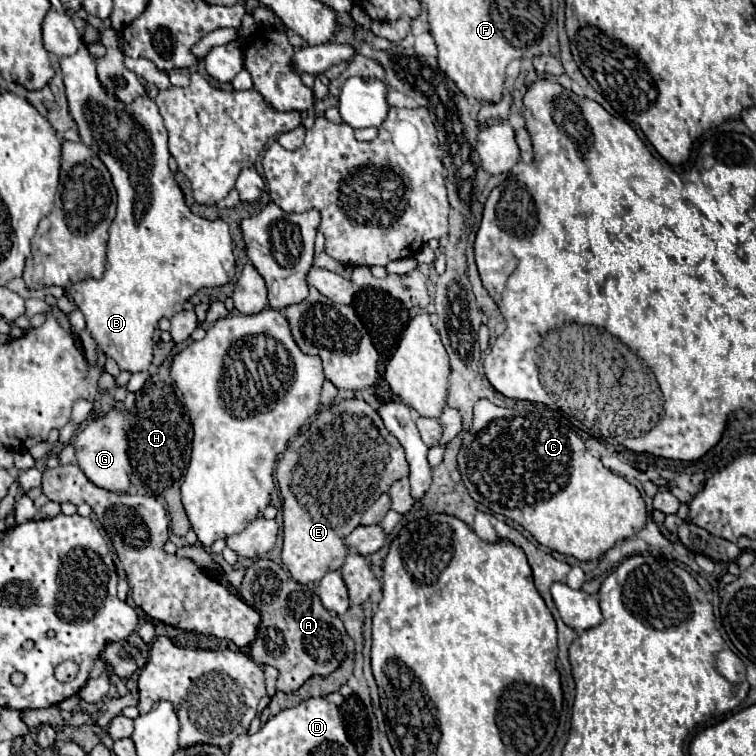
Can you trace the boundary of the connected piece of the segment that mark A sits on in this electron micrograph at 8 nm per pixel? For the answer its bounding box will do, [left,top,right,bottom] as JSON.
[240,559,348,695]

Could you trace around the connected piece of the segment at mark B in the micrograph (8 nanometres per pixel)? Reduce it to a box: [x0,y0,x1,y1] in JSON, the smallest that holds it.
[60,43,234,373]

